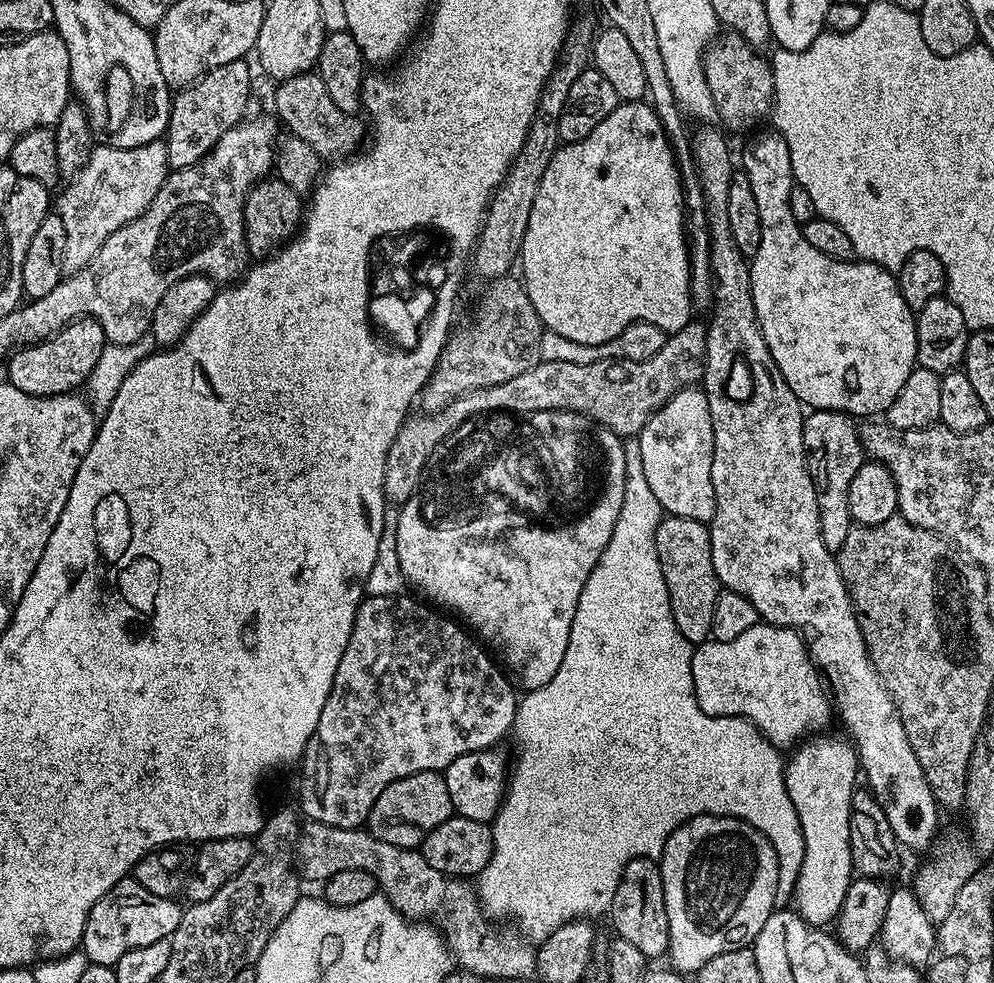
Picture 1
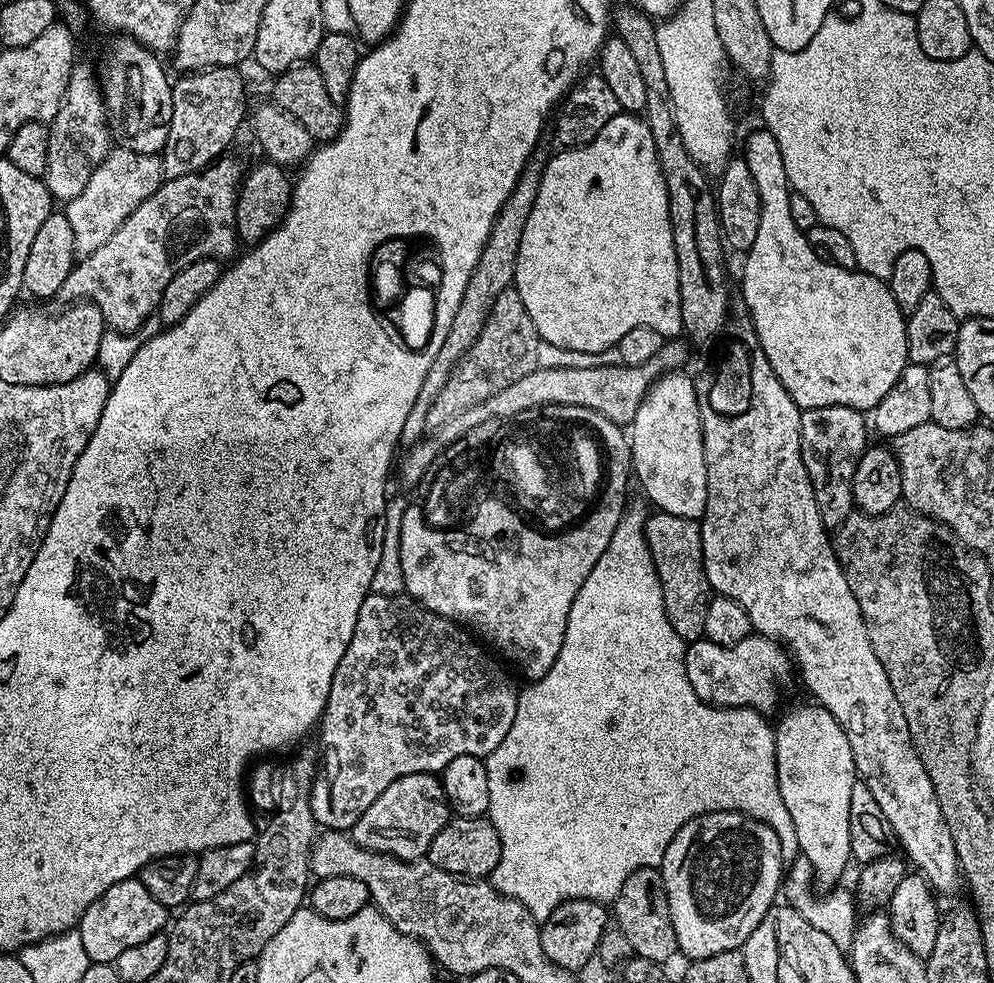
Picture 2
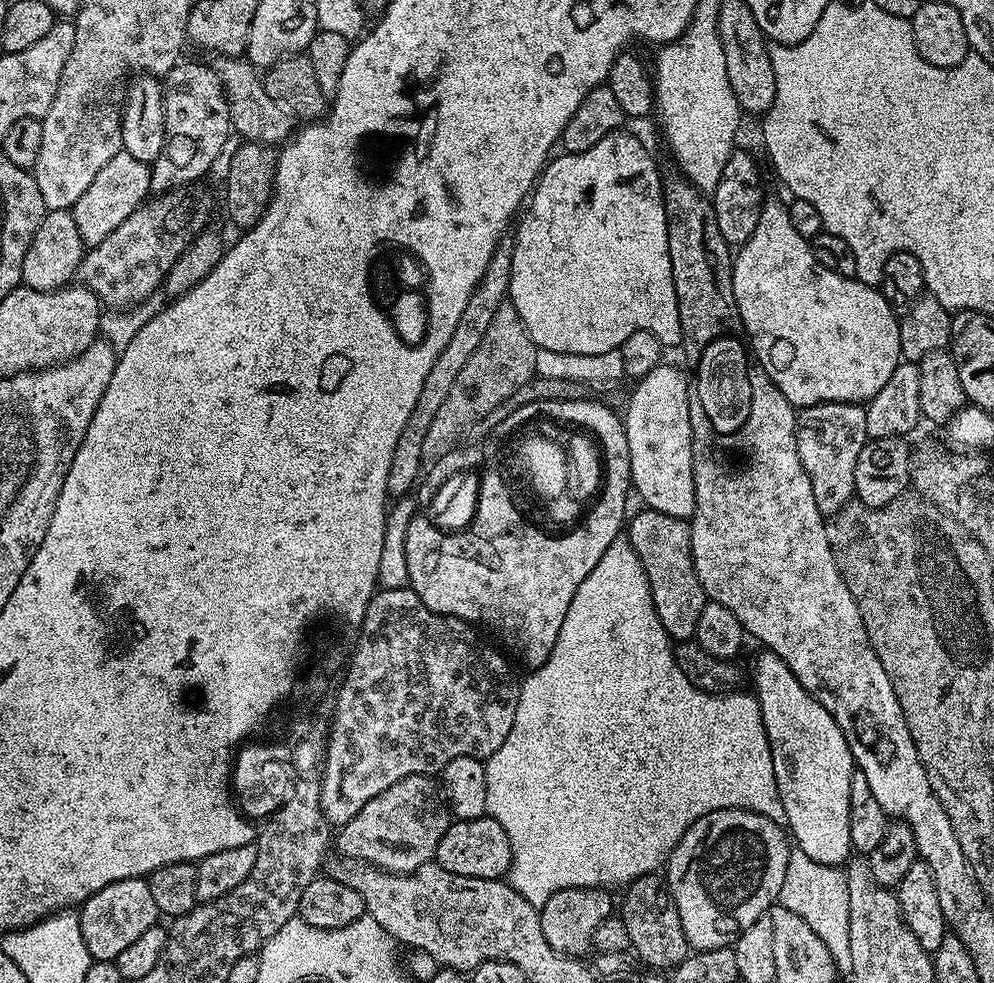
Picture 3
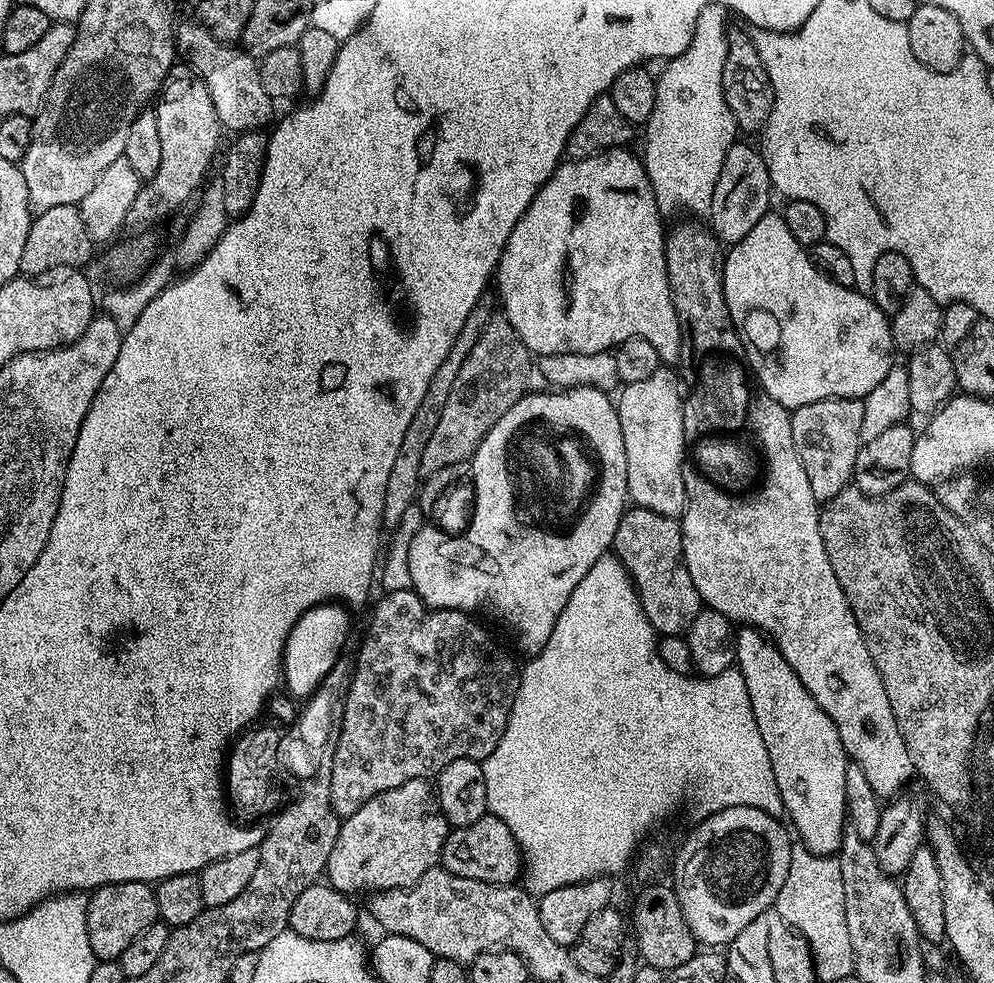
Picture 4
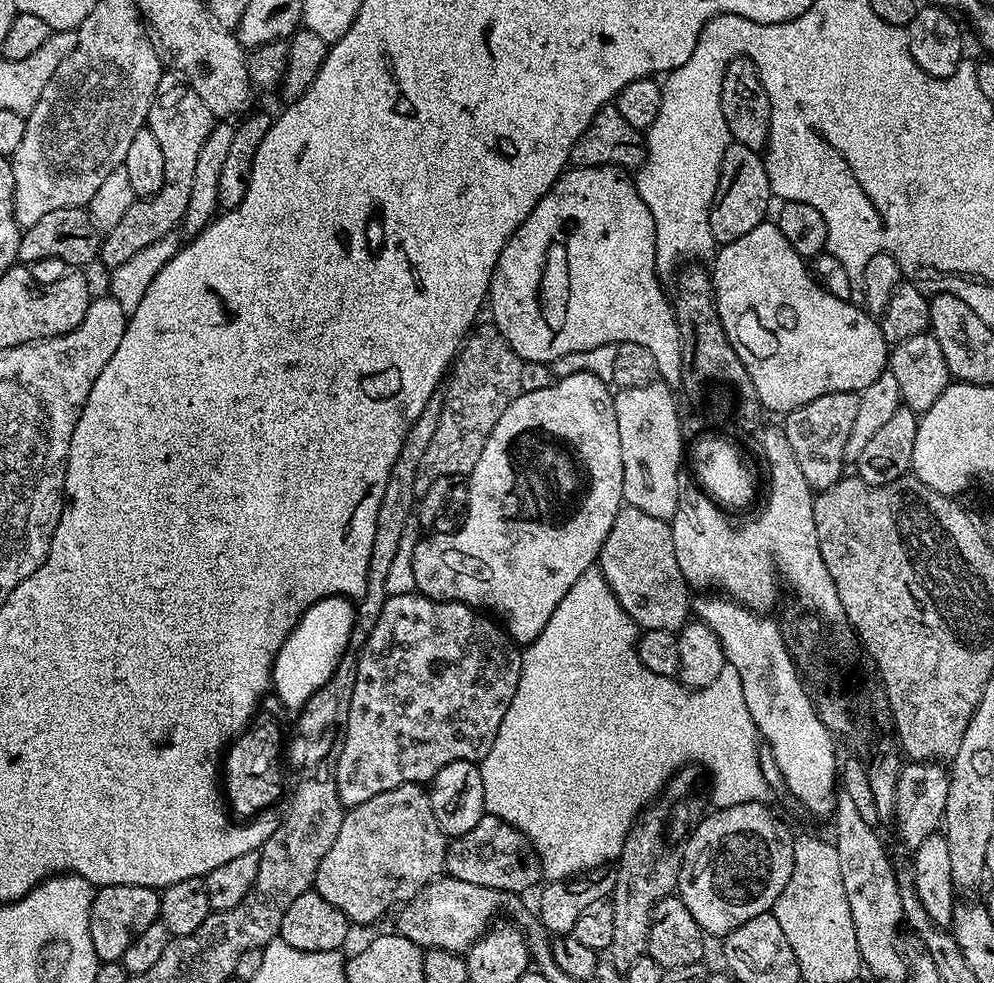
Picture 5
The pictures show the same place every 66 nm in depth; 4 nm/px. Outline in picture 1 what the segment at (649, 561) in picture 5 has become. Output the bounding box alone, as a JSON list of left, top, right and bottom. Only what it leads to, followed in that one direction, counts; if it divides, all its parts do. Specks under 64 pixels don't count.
[656,515,722,646]

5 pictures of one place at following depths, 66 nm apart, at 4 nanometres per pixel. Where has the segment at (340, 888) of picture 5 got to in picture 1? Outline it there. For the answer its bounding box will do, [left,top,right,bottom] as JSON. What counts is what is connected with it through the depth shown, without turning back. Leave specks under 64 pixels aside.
[366,772,454,849]

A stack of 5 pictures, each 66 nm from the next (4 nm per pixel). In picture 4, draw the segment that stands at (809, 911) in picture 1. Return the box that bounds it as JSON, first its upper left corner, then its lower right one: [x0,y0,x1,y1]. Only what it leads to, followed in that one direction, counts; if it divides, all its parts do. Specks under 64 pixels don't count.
[735,626,850,856]

